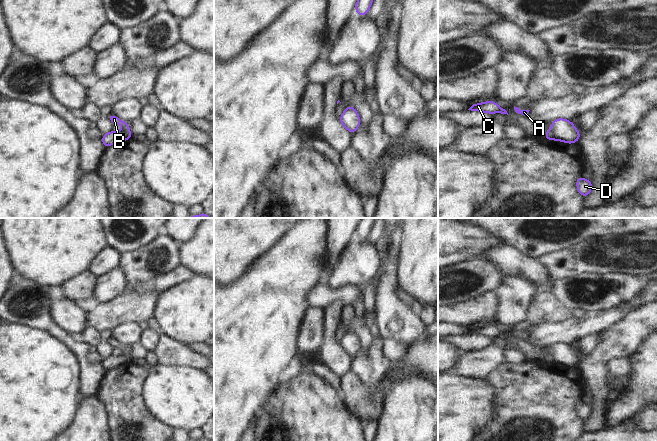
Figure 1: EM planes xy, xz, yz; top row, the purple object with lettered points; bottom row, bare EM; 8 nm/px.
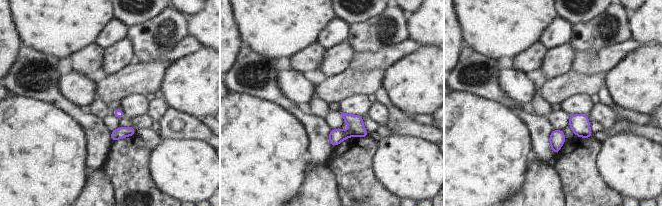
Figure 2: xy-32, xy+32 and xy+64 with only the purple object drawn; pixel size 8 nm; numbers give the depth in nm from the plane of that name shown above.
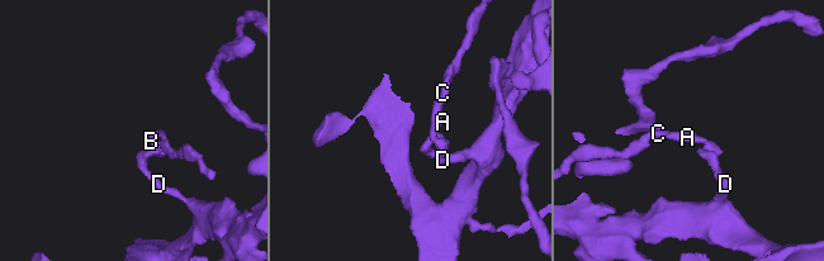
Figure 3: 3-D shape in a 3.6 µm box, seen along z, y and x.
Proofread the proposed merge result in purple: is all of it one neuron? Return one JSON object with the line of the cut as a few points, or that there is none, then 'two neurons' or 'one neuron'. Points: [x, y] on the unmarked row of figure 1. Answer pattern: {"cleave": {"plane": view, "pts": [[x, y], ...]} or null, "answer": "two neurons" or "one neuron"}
{"cleave": {"plane": "xy", "pts": [[123, 353], [129, 357], [129, 362]]}, "answer": "two neurons"}

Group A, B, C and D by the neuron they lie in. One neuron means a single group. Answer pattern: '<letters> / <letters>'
A B C / D

